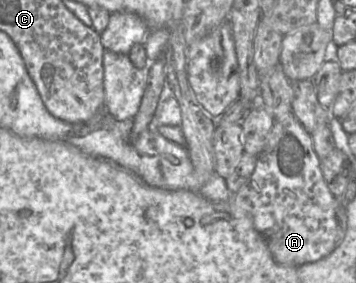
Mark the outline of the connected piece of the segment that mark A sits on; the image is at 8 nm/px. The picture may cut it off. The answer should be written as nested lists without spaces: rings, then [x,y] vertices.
[[[293,112],[274,123],[249,181],[230,200],[230,212],[235,217],[248,217],[278,264],[299,267],[316,262],[336,248],[337,200],[326,185],[321,161],[313,148],[312,134],[306,131]]]

